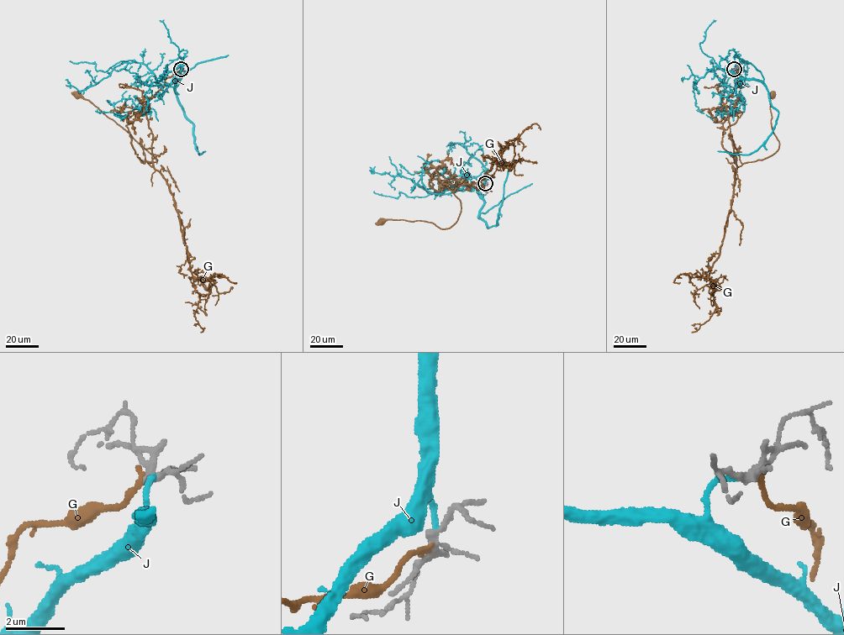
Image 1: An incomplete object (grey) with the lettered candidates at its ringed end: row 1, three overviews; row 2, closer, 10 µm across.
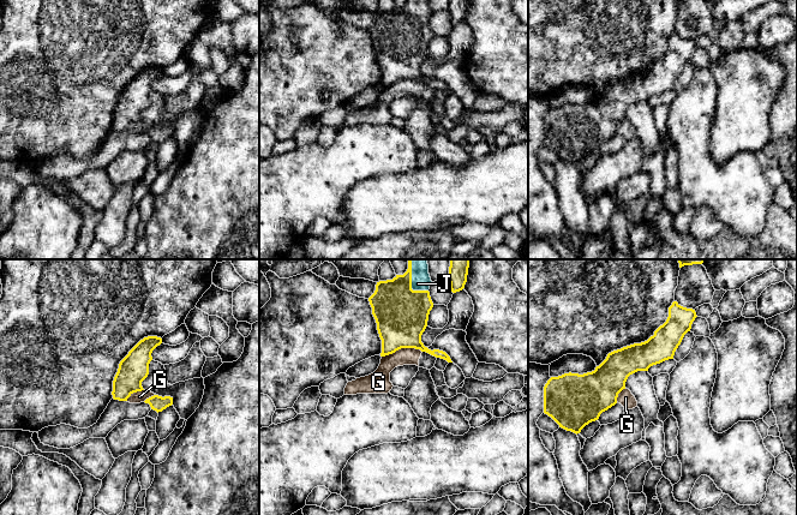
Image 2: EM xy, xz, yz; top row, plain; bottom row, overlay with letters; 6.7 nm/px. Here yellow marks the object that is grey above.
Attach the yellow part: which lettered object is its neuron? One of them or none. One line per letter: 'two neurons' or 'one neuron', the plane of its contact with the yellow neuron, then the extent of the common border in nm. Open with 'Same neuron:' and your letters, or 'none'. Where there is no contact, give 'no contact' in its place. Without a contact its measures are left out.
Same neuron: J
G: two neurons; meets yellow in xz; contact 280 nm long
J: one neuron; meets yellow in xz; contact 190 nm long

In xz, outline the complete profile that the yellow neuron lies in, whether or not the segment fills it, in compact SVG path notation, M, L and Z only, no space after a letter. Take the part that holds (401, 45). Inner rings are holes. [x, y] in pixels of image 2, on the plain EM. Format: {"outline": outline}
{"outline": "M407 0L392 11L377 13L368 32L382 71L380 88L401 79L415 79L453 94L445 83L431 82L421 73L433 38L429 23L431 14L429 0Z"}

